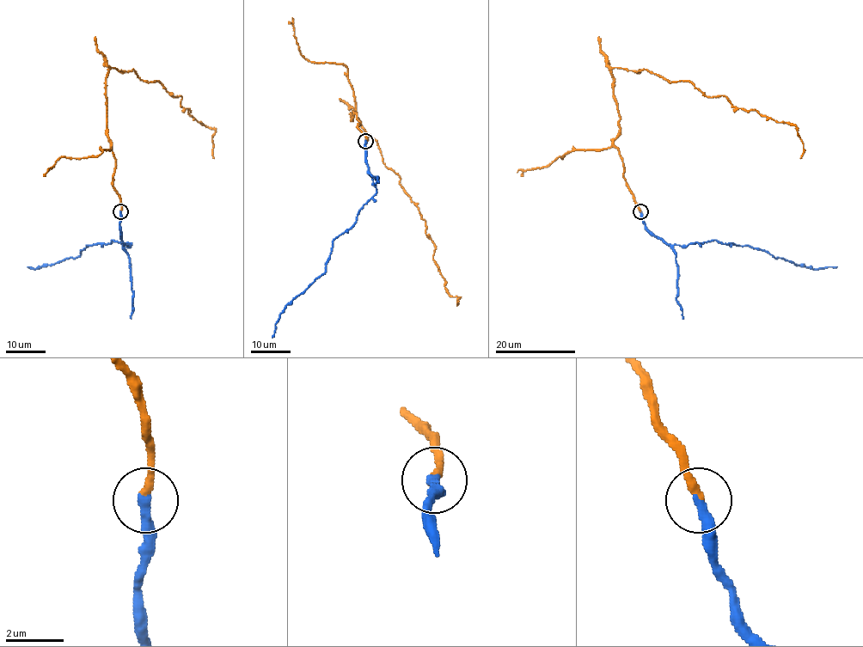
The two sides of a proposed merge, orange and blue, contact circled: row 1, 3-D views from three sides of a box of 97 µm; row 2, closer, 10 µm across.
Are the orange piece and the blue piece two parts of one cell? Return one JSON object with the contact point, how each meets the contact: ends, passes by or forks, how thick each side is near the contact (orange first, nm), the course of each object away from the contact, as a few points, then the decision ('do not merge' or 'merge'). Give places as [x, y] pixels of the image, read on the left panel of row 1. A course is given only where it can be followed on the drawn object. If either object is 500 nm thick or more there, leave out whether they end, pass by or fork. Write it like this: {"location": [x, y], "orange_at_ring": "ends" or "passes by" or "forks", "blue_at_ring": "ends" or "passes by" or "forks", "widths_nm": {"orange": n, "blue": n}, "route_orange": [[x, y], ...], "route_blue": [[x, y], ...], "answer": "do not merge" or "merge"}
{"location": [120, 211], "orange_at_ring": "ends", "blue_at_ring": "ends", "widths_nm": {"orange": 300, "blue": 360}, "route_orange": [[121, 212], [107, 134], [110, 67], [133, 70], [172, 96], [180, 95], [180, 106], [215, 130], [214, 158]], "route_blue": [[121, 212], [121, 240], [130, 246], [114, 240], [109, 244], [89, 245], [78, 257], [27, 266]], "answer": "merge"}

